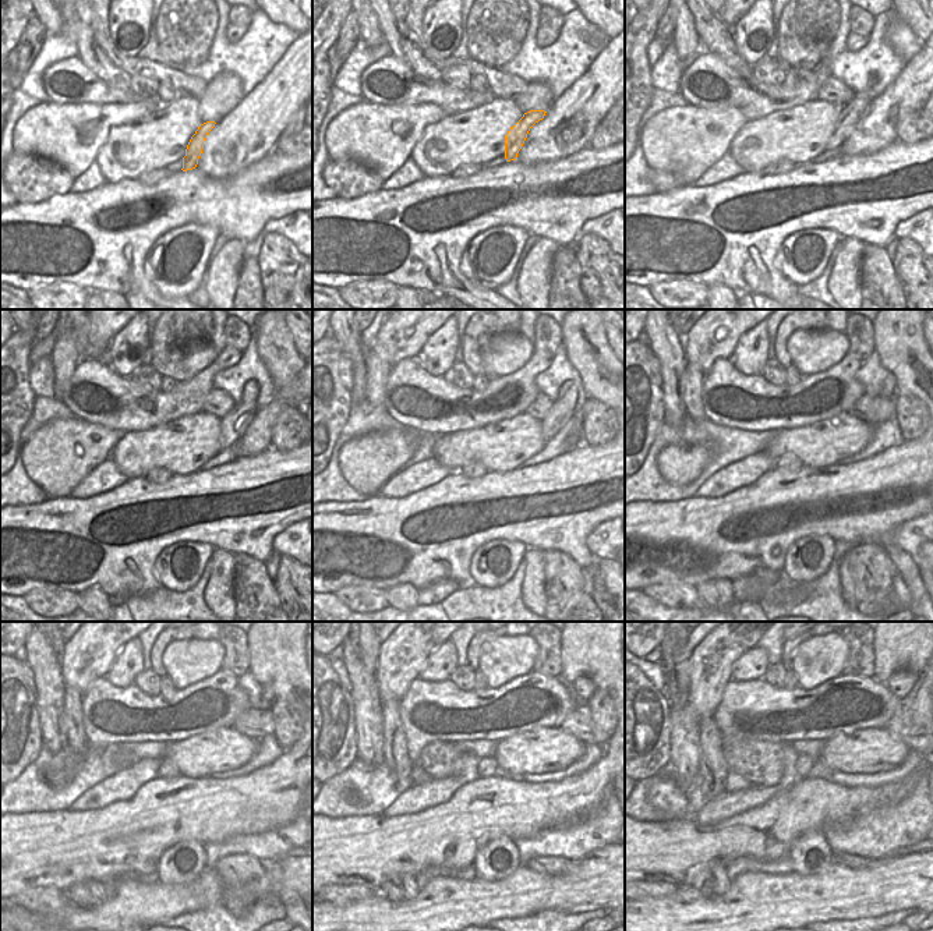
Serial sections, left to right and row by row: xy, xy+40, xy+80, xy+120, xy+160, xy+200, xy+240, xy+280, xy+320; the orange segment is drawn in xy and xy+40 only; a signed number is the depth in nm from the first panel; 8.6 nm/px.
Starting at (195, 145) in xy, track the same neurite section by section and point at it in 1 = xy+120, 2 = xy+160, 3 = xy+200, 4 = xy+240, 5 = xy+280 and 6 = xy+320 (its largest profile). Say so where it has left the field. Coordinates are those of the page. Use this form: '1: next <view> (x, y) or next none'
1: next xy+120 (234, 422)
2: next xy+160 (564, 406)
3: next xy+200 (889, 385)
4: next xy+240 (268, 693)
5: next xy+280 (583, 686)
6: next xy+320 (901, 682)

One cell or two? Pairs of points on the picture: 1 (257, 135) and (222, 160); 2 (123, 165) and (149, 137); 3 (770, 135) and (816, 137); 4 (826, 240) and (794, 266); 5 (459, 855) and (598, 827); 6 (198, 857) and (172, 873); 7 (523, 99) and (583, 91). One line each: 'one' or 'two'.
1: one
2: one
3: one
4: one
5: two
6: one
7: two

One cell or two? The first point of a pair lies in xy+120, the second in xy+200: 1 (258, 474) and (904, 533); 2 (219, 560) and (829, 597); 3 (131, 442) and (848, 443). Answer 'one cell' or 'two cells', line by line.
1: two cells
2: two cells
3: one cell

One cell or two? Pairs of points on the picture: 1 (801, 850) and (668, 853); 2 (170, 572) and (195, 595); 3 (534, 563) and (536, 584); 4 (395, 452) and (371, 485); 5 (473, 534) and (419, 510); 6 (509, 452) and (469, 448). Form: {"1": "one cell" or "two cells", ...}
{"1": "two cells", "2": "two cells", "3": "one cell", "4": "one cell", "5": "one cell", "6": "one cell"}

